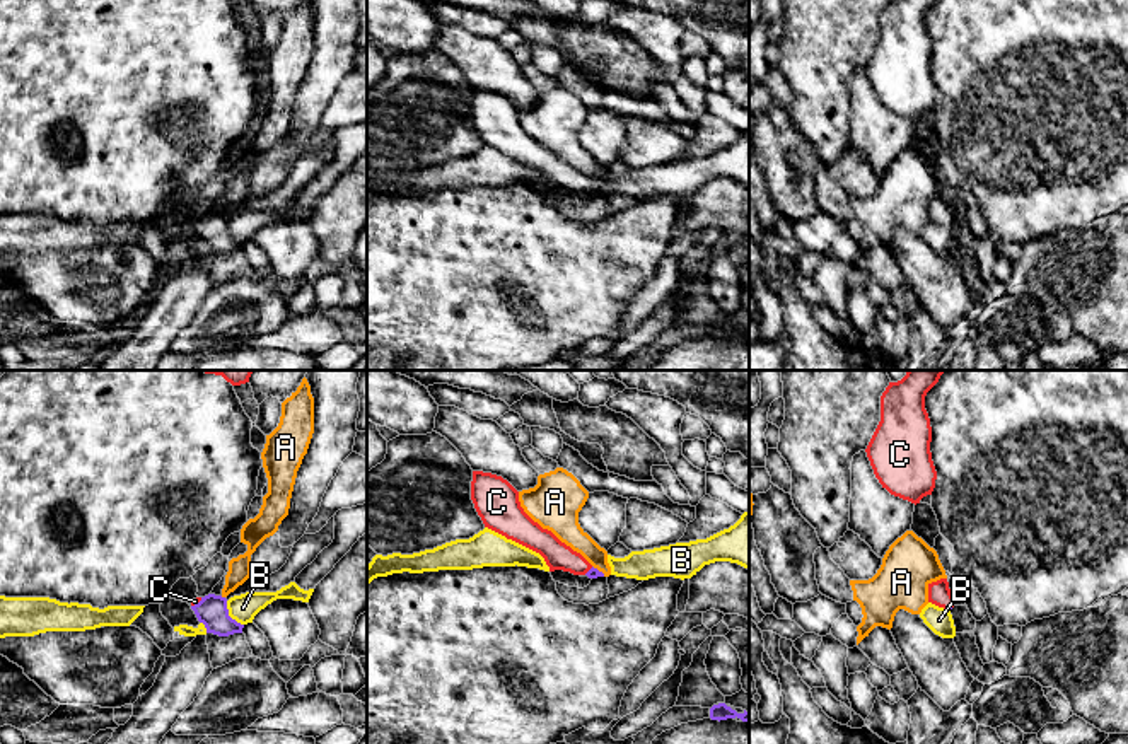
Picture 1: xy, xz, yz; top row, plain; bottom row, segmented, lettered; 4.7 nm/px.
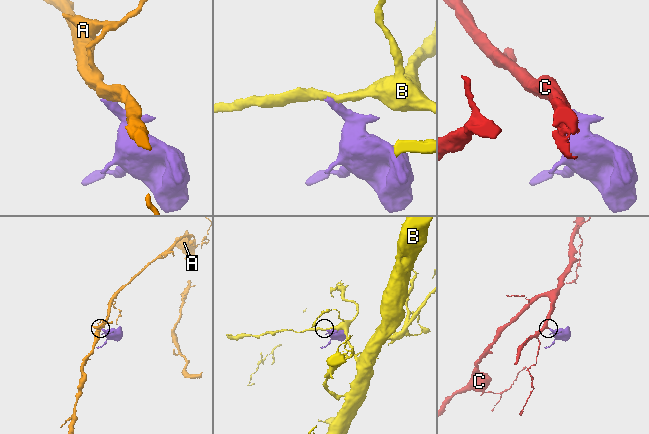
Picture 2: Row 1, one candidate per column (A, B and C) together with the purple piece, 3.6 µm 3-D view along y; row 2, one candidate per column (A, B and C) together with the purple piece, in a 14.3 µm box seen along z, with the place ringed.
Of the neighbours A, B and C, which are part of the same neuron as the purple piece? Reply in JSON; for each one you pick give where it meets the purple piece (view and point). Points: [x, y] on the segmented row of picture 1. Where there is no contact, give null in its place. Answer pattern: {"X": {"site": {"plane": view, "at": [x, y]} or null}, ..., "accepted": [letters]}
{"C": {"site": {"plane": "xy", "at": [198, 603]}}, "accepted": ["C"]}

